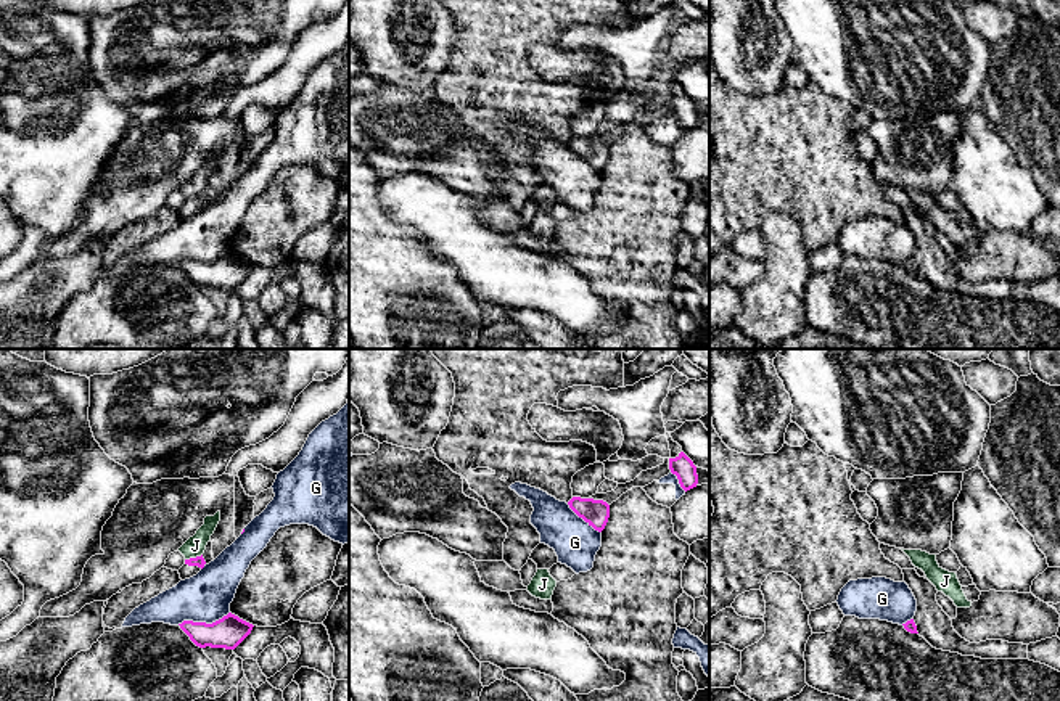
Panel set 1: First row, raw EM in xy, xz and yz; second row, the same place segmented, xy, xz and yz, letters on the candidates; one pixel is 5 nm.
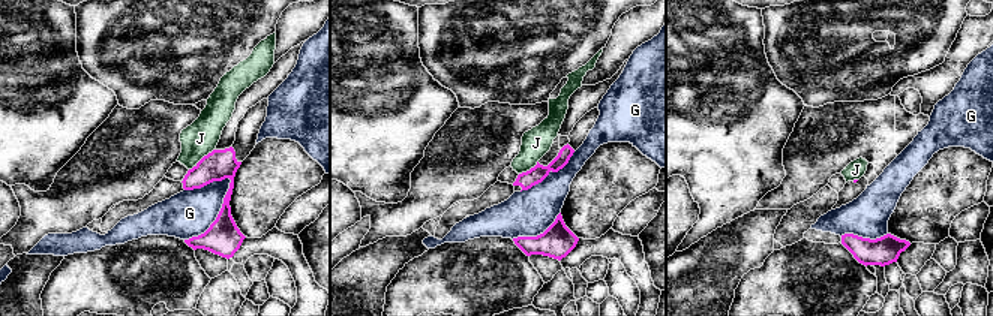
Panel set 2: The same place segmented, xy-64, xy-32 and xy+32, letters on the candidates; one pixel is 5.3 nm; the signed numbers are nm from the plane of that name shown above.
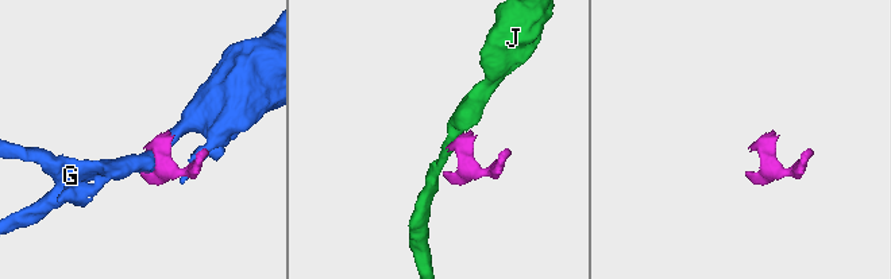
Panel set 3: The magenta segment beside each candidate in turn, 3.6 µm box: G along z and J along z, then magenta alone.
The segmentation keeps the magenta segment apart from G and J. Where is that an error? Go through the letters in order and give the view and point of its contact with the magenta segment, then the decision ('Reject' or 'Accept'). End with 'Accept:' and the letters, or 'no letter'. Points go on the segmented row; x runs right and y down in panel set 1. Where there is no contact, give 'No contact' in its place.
G: Touches magenta at xy (203, 623). Reject
J: Touches magenta at xy (193, 558). Reject
Accept: no letter

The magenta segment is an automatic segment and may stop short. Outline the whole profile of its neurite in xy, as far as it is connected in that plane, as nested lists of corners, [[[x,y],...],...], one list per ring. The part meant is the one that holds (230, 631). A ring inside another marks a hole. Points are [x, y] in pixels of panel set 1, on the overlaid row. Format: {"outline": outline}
{"outline": [[[232,613],[212,624],[183,621],[179,625],[196,646],[225,650],[235,650],[254,627]]]}

